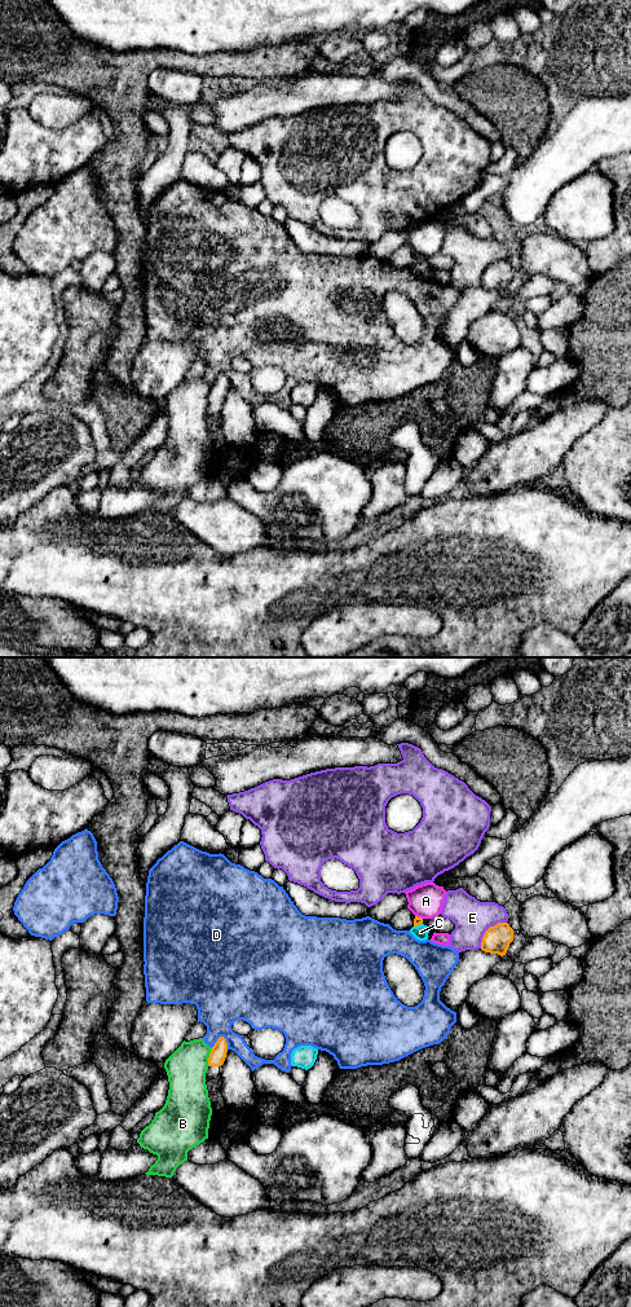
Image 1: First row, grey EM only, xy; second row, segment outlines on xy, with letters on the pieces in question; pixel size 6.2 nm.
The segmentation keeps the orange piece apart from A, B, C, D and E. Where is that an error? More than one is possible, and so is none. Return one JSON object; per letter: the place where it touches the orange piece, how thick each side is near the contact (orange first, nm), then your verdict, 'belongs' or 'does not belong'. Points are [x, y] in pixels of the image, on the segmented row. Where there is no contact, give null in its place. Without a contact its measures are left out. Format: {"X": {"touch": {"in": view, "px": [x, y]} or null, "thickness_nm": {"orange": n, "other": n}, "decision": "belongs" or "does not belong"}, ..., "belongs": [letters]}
{"A": {"touch": {"in": "xy", "px": [419, 918]}, "thickness_nm": {"orange": 50, "other": 220}, "decision": "does not belong"}, "B": {"touch": {"in": "xy", "px": [208, 1057]}, "thickness_nm": {"orange": 100, "other": 240}, "decision": "does not belong"}, "C": {"touch": {"in": "xy", "px": [418, 924]}, "thickness_nm": {"orange": 50, "other": 90}, "decision": "does not belong"}, "D": {"touch": {"in": "xy", "px": [217, 1039]}, "thickness_nm": {"orange": 100, "other": 320}, "decision": "does not belong"}, "E": {"touch": {"in": "xy", "px": [488, 929]}, "thickness_nm": {"orange": 170, "other": 220}, "decision": "does not belong"}, "belongs": []}

